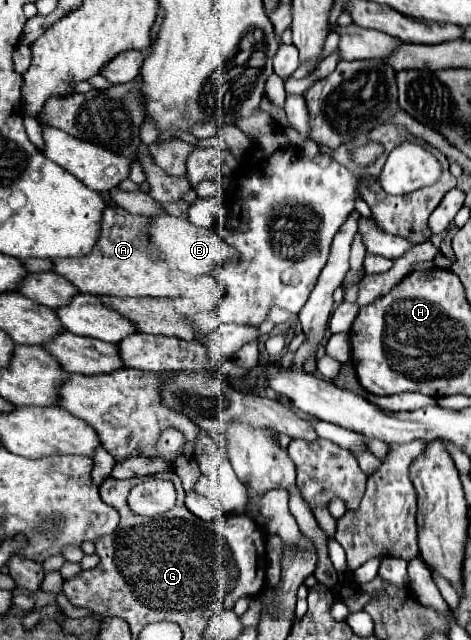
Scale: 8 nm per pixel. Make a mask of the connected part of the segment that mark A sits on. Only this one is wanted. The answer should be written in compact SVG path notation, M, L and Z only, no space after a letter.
M120 206L106 208L102 214L102 228L92 252L80 258L54 258L54 272L70 280L84 294L108 294L108 296L154 296L172 298L178 296L176 284L168 278L168 264L156 258L154 248L148 246L144 236L148 228L146 216L136 216Z

